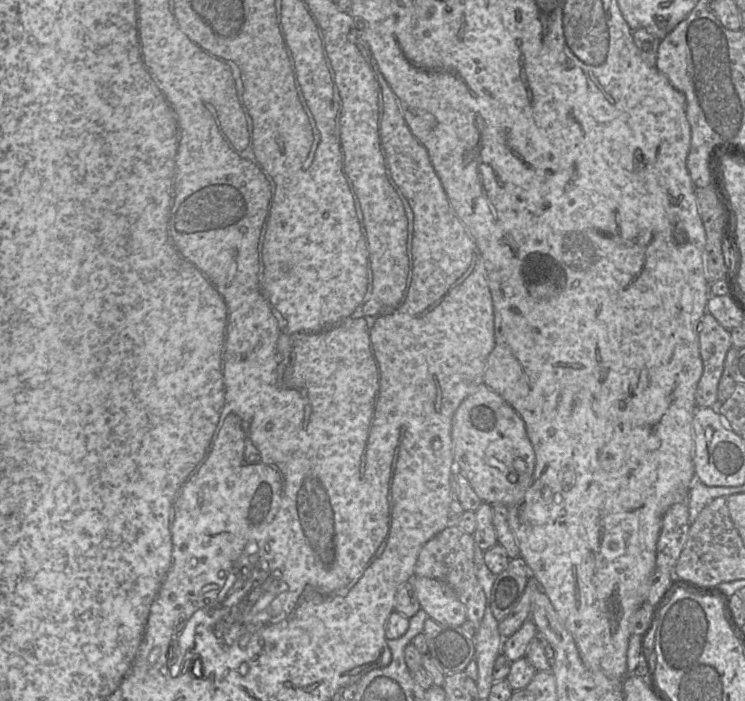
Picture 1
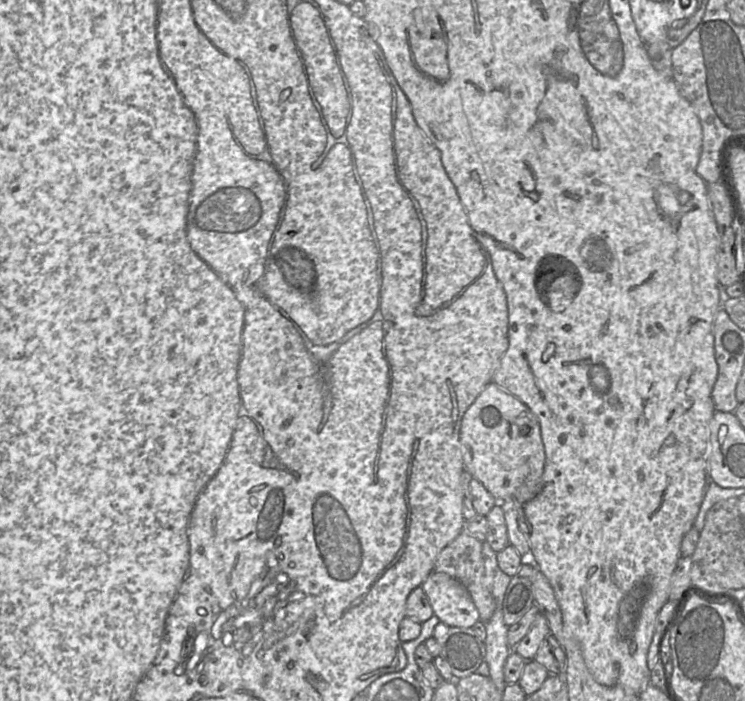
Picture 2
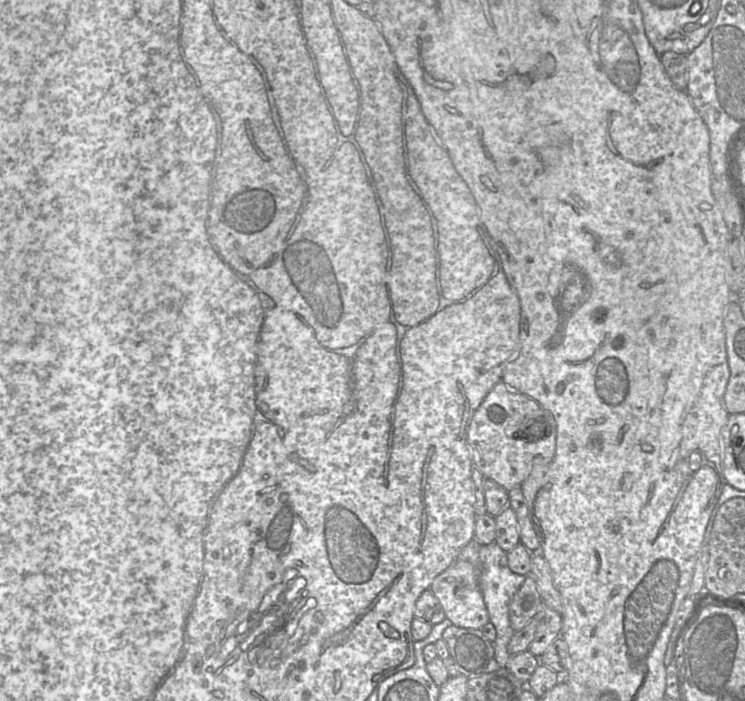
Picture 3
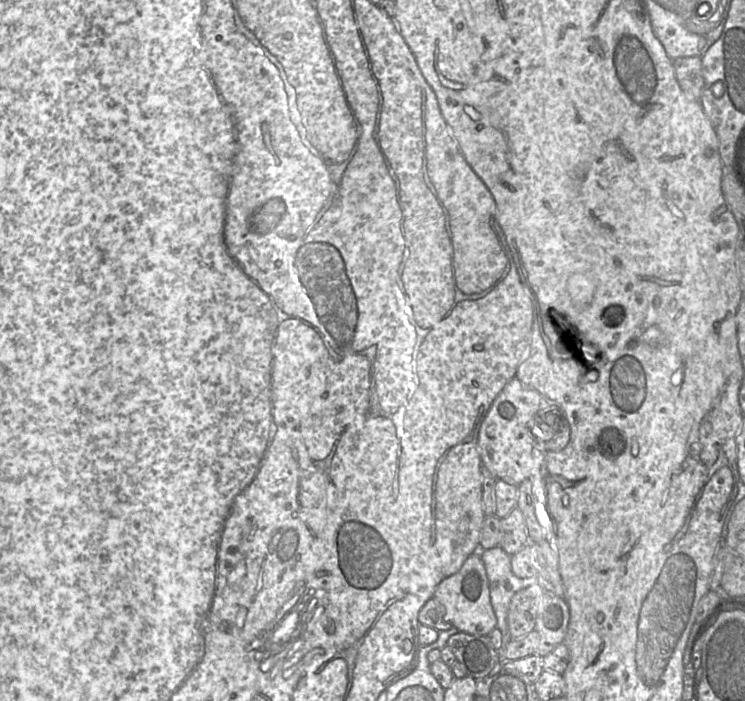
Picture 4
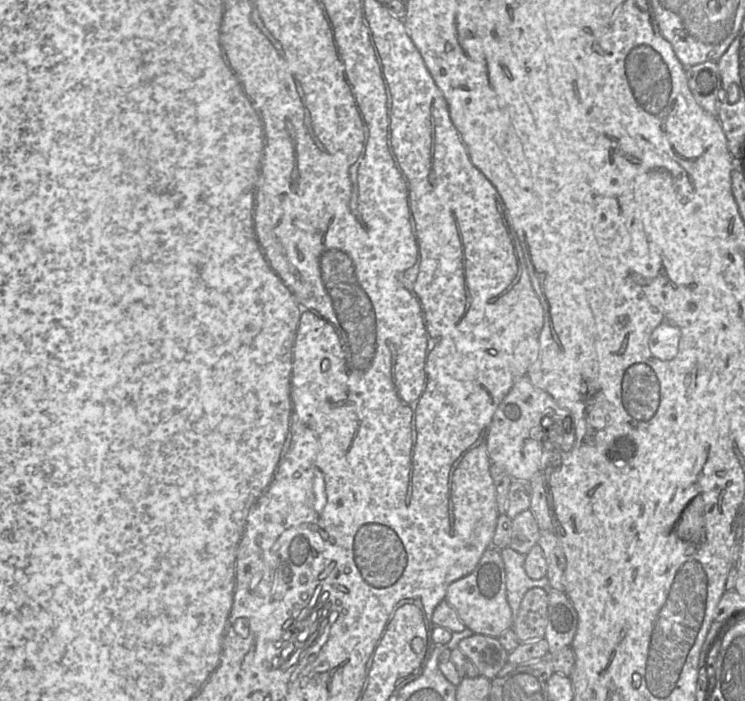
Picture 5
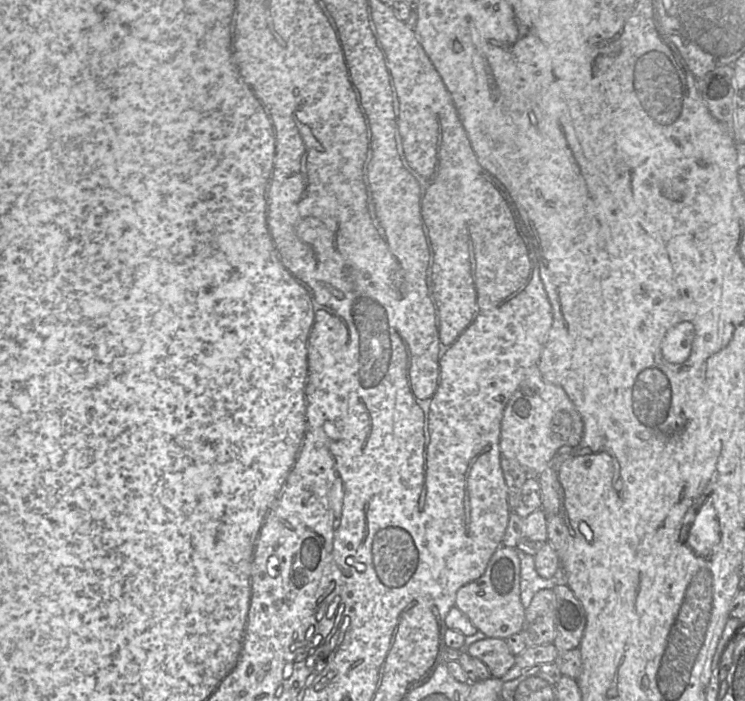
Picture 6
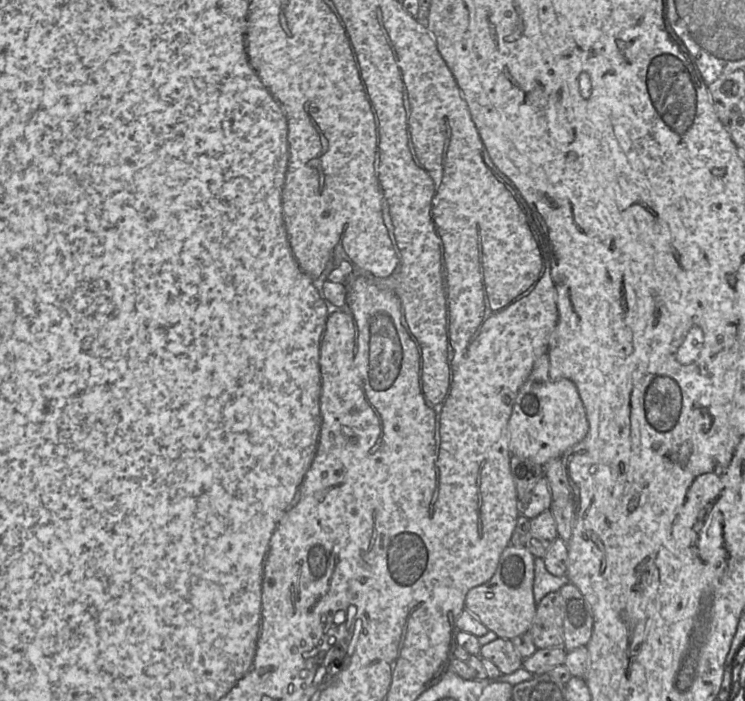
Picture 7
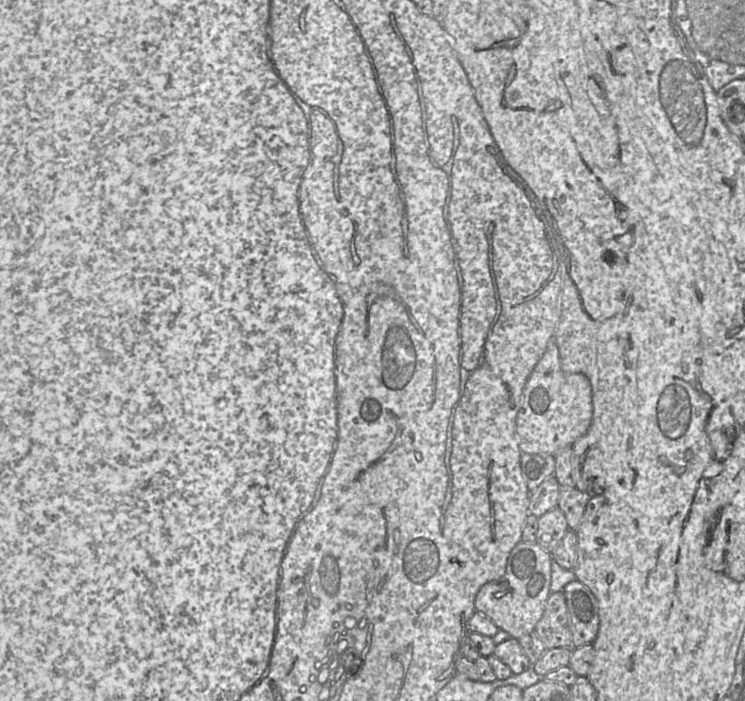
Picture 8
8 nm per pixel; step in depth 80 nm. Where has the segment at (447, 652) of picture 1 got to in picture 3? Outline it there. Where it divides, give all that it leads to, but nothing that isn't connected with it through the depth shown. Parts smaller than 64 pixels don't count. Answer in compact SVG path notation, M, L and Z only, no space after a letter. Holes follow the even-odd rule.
M451 625L443 631L442 640L445 641L460 675L470 678L483 674L489 665L495 664L493 642L487 639L478 629L465 629Z

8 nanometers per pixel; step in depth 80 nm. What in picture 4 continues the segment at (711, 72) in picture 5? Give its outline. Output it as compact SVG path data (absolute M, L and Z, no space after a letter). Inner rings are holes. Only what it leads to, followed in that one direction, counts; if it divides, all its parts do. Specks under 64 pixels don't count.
M700 56L680 57L673 60L676 79L683 92L692 99L699 100L704 87Z

